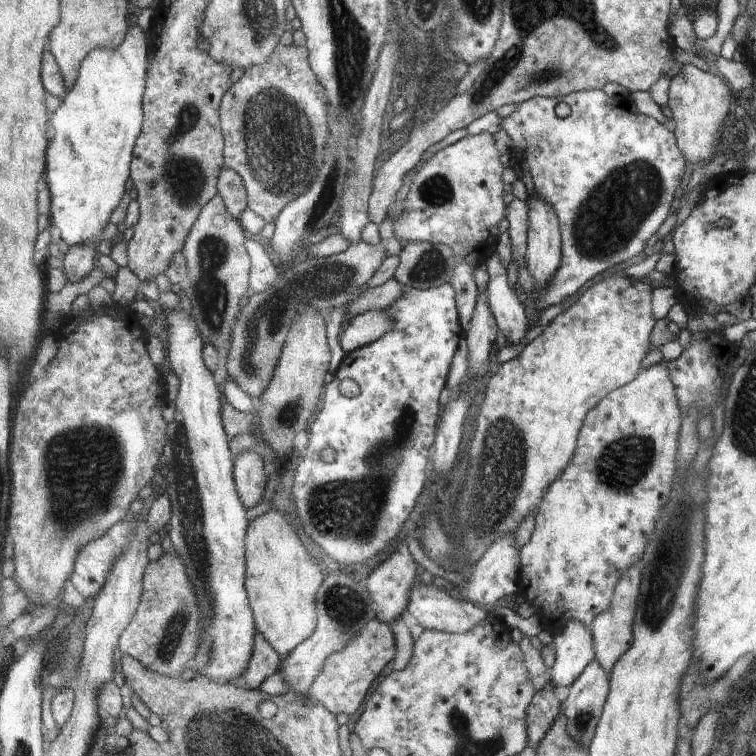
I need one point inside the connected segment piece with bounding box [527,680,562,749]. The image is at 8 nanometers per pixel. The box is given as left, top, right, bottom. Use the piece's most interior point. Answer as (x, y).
(544, 708)

